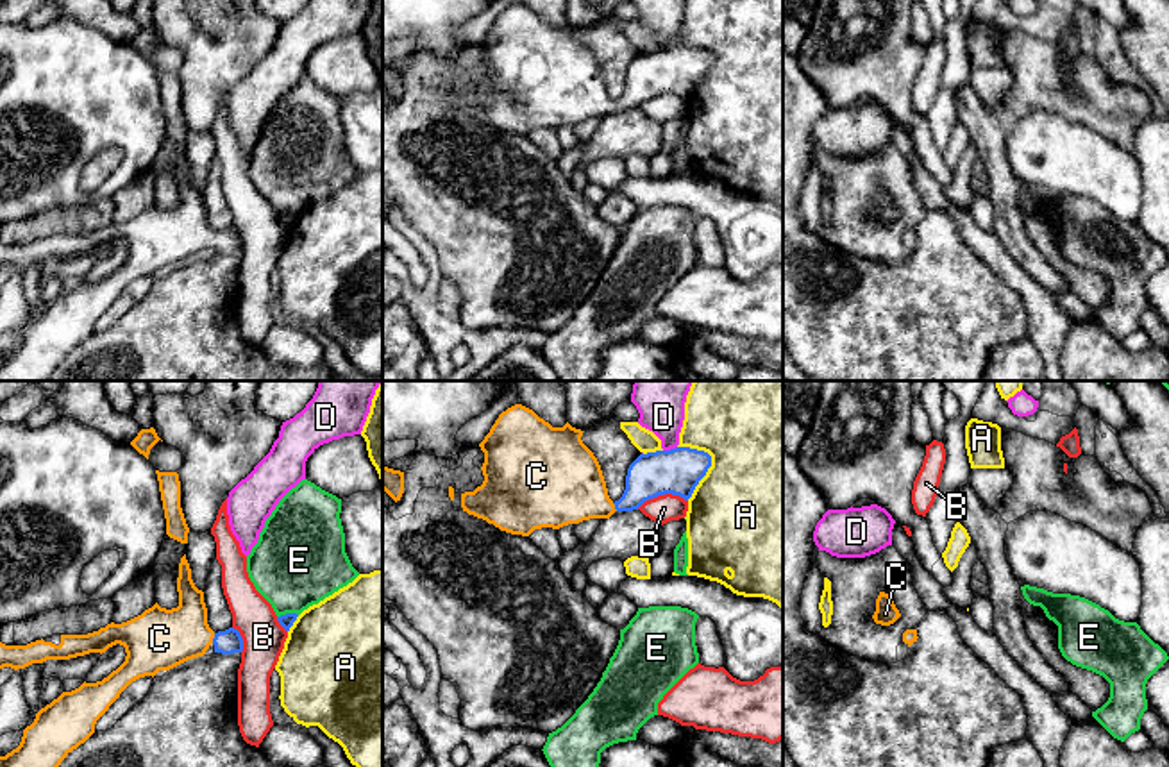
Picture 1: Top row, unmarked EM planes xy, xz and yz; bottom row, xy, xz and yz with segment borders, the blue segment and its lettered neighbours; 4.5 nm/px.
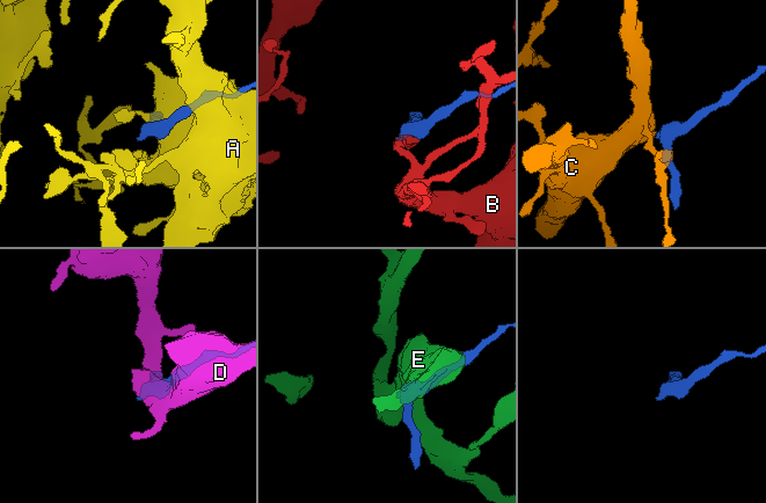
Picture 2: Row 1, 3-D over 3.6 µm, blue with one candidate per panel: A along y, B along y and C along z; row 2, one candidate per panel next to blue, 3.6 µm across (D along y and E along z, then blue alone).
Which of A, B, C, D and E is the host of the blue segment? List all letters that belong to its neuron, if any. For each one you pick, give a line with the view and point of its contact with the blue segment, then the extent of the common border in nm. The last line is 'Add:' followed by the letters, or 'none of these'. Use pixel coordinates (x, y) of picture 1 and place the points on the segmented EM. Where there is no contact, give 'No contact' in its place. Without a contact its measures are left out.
C: Touches blue at xy (213, 639). Shared border 50 nm
Add: C

